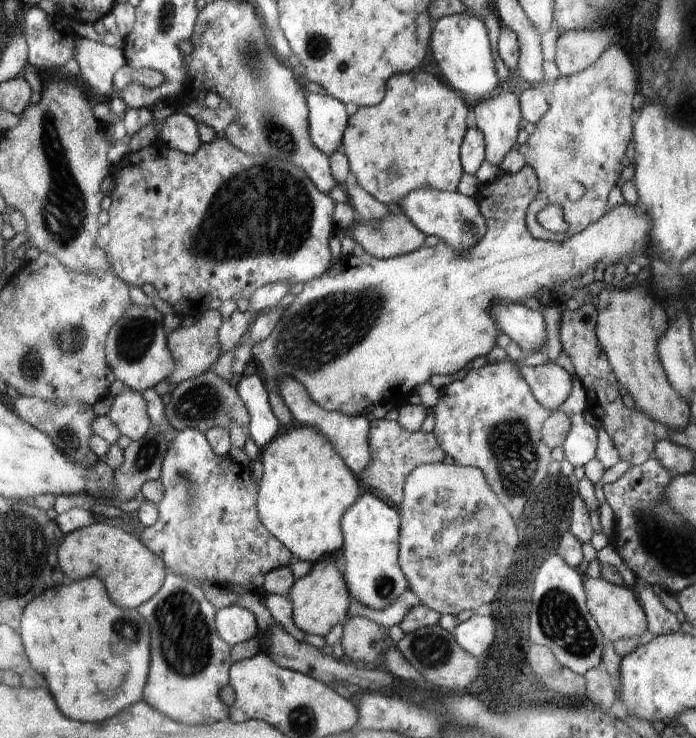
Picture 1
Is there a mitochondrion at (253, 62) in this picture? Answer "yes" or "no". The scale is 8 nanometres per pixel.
yes

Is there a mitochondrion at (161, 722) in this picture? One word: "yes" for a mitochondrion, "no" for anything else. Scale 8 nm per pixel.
no

